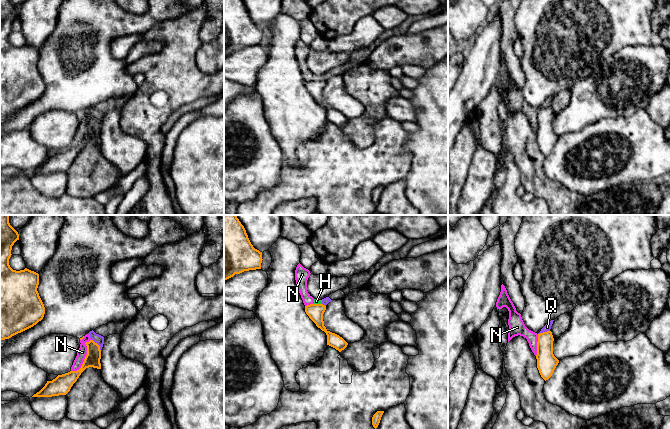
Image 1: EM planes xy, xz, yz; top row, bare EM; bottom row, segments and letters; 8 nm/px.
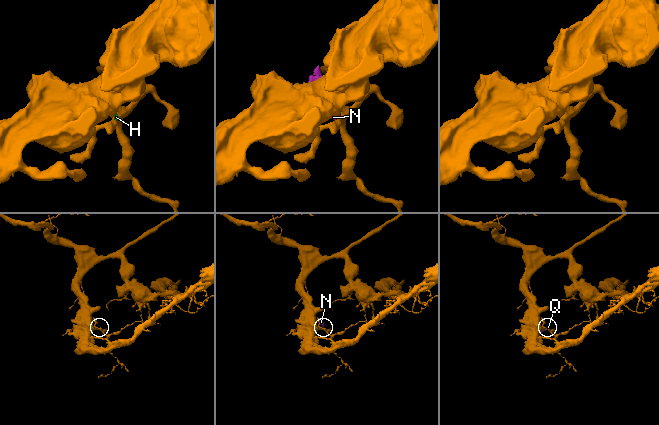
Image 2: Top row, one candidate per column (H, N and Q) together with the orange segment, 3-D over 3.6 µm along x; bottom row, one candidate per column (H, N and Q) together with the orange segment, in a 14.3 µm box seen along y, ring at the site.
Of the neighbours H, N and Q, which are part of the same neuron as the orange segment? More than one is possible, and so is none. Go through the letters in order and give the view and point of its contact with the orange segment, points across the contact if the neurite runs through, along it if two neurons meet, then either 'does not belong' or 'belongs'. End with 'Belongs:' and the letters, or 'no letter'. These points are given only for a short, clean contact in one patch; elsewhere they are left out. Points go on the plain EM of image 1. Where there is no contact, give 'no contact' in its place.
H: contact xz (318, 80); border xz (314, 79), (321, 80); does not belong
N: contact xy (85, 133); border xy (90, 115), (85, 119), (86, 132), (82, 141), (71, 147); does not belong
Q: contact xy (97, 120); does not belong
Belongs: no letter

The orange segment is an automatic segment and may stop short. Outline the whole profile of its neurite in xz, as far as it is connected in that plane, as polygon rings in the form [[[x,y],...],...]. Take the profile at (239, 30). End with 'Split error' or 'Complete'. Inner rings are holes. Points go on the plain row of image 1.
[[[224,0],[224,56],[244,47],[261,45],[262,28],[251,20],[242,0]]]. Complete

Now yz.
[[[551,107],[538,110],[537,144],[545,157],[552,152],[559,139],[559,136],[553,130],[553,117],[554,114]]]. Complete

